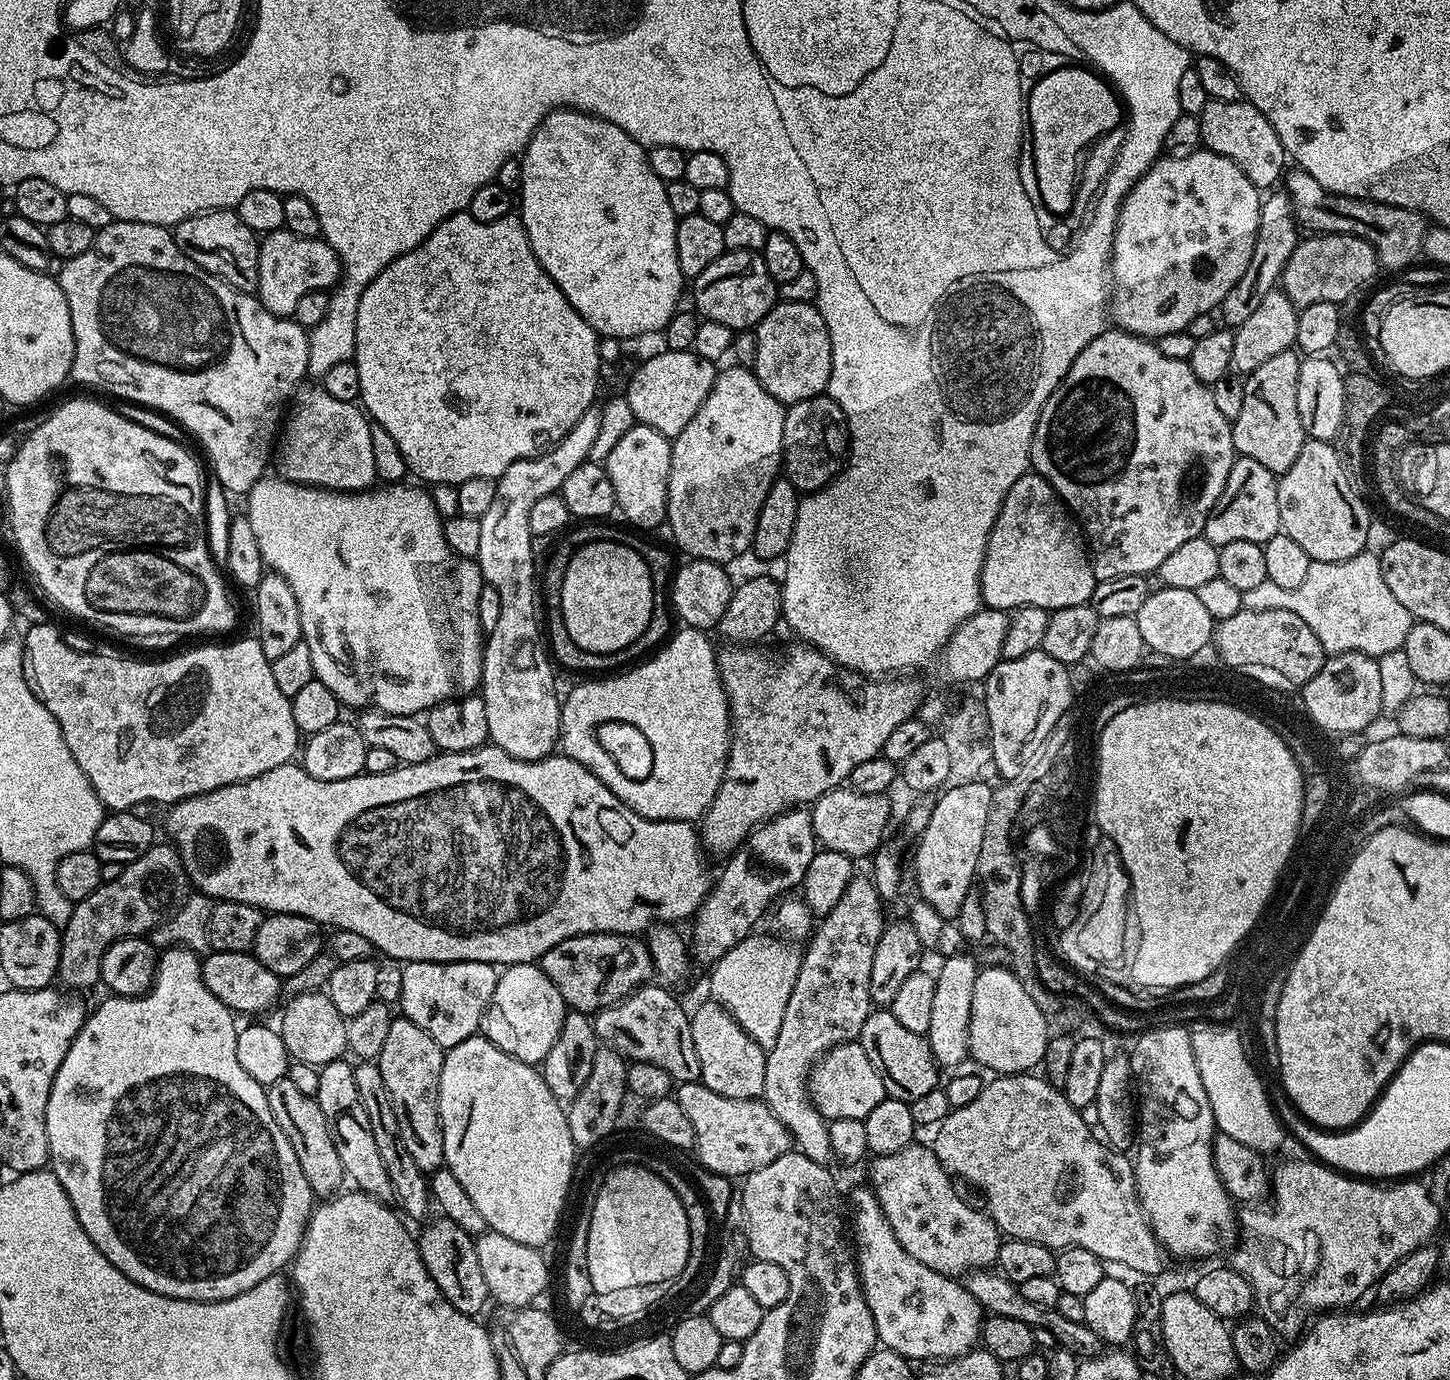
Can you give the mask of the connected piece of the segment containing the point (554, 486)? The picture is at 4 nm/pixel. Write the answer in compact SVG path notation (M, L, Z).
M596 406L588 408L586 414L582 414L582 418L578 418L578 422L558 443L551 445L551 447L541 452L538 456L531 456L530 458L519 460L510 465L496 480L496 493L494 494L494 502L490 505L490 510L486 510L486 514L479 519L480 525L482 526L482 534L480 535L478 554L474 559L476 563L480 565L480 574L484 577L484 583L494 586L494 590L498 590L498 599L502 602L502 611L500 611L498 623L495 624L492 632L487 633L484 642L484 665L482 666L482 674L480 675L480 688L482 689L484 705L486 706L486 726L488 727L489 741L495 744L497 748L506 750L506 754L510 754L519 760L540 760L543 756L553 755L560 738L560 705L562 703L561 697L559 695L556 697L556 680L552 677L554 664L550 659L549 653L546 651L545 641L542 639L542 616L541 613L540 616L536 613L536 604L538 608L538 557L531 553L530 548L532 538L532 531L528 529L530 526L530 510L533 508L534 502L538 502L538 498L559 493L560 487L566 482L566 478L570 478L570 474L574 474L574 470L578 470L578 466L586 463L590 449L594 446L595 436L598 434L599 421L600 408Z

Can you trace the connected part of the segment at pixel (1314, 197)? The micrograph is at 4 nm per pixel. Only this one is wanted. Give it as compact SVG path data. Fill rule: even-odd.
M1293 167L1291 171L1283 177L1283 191L1287 192L1292 203L1292 214L1301 225L1304 224L1316 234L1339 234L1342 236L1357 236L1366 242L1376 252L1376 259L1381 265L1388 268L1404 268L1407 264L1412 264L1422 256L1424 247L1424 230L1426 227L1426 218L1421 212L1411 212L1408 208L1399 208L1389 204L1377 204L1375 200L1357 200L1354 196L1335 196L1333 192L1328 192L1310 174L1306 174L1300 168Z

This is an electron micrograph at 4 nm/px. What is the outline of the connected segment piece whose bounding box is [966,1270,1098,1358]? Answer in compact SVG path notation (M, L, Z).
M981 1270L971 1273L967 1277L966 1287L968 1293L979 1302L981 1309L985 1313L1001 1316L1002 1318L1014 1318L1014 1322L1026 1322L1029 1330L1034 1328L1050 1330L1050 1334L1054 1334L1057 1345L1070 1350L1077 1358L1087 1358L1096 1355L1098 1341L1094 1330L1090 1330L1083 1323L1069 1322L1063 1314L1058 1314L1055 1308L1039 1308L1034 1306L1026 1298L1022 1298L1019 1287L1008 1281L1006 1277L1000 1275L999 1271Z

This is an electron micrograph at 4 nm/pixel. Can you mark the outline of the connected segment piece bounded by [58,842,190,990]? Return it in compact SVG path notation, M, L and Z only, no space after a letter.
M168 842L153 844L150 850L146 850L146 854L142 854L142 858L138 858L132 864L124 865L122 874L118 874L118 878L105 880L98 886L98 890L94 890L94 894L90 894L90 898L82 898L73 903L70 918L62 925L60 933L59 983L68 990L84 990L80 988L99 985L101 983L100 963L106 949L123 936L144 936L160 923L161 927L173 915L172 907L175 904L183 905L189 892L188 875L175 847Z

